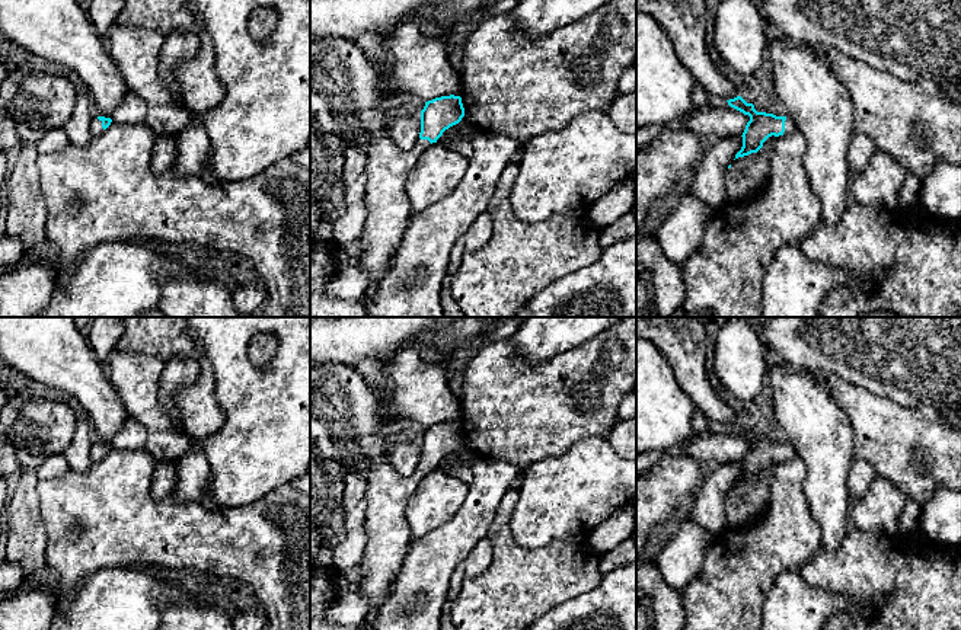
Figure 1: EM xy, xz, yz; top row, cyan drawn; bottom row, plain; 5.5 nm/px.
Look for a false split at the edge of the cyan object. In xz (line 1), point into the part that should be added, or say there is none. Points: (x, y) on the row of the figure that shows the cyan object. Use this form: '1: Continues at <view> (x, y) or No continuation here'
1: Continues at xz (347, 92)

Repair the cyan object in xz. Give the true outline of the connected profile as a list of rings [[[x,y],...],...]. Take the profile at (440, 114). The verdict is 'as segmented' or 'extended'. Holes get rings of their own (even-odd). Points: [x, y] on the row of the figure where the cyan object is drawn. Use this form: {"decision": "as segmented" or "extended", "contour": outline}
{"decision": "extended", "contour": [[[320,38],[310,42],[310,112],[317,124],[325,129],[335,132],[348,147],[357,147],[367,156],[365,173],[365,195],[367,220],[361,234],[363,253],[355,262],[349,262],[342,271],[336,272],[331,281],[328,292],[331,297],[344,301],[363,303],[365,295],[373,294],[380,279],[387,274],[392,258],[399,247],[409,218],[414,214],[412,205],[405,191],[405,182],[416,164],[418,157],[443,135],[446,129],[459,124],[464,116],[464,108],[460,96],[441,96],[425,102],[421,111],[421,132],[411,151],[399,148],[390,137],[389,127],[392,118],[387,113],[386,103],[389,96],[384,92],[384,79],[379,73],[374,63],[368,58],[354,41],[344,38]]]}

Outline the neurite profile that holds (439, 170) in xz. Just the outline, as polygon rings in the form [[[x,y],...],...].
[[[432,143],[409,172],[405,191],[414,212],[448,196],[469,169],[469,157]]]

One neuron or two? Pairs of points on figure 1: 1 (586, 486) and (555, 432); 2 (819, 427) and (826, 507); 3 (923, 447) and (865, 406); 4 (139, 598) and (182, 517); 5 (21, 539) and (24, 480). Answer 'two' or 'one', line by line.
1: two
2: one
3: one
4: two
5: one

